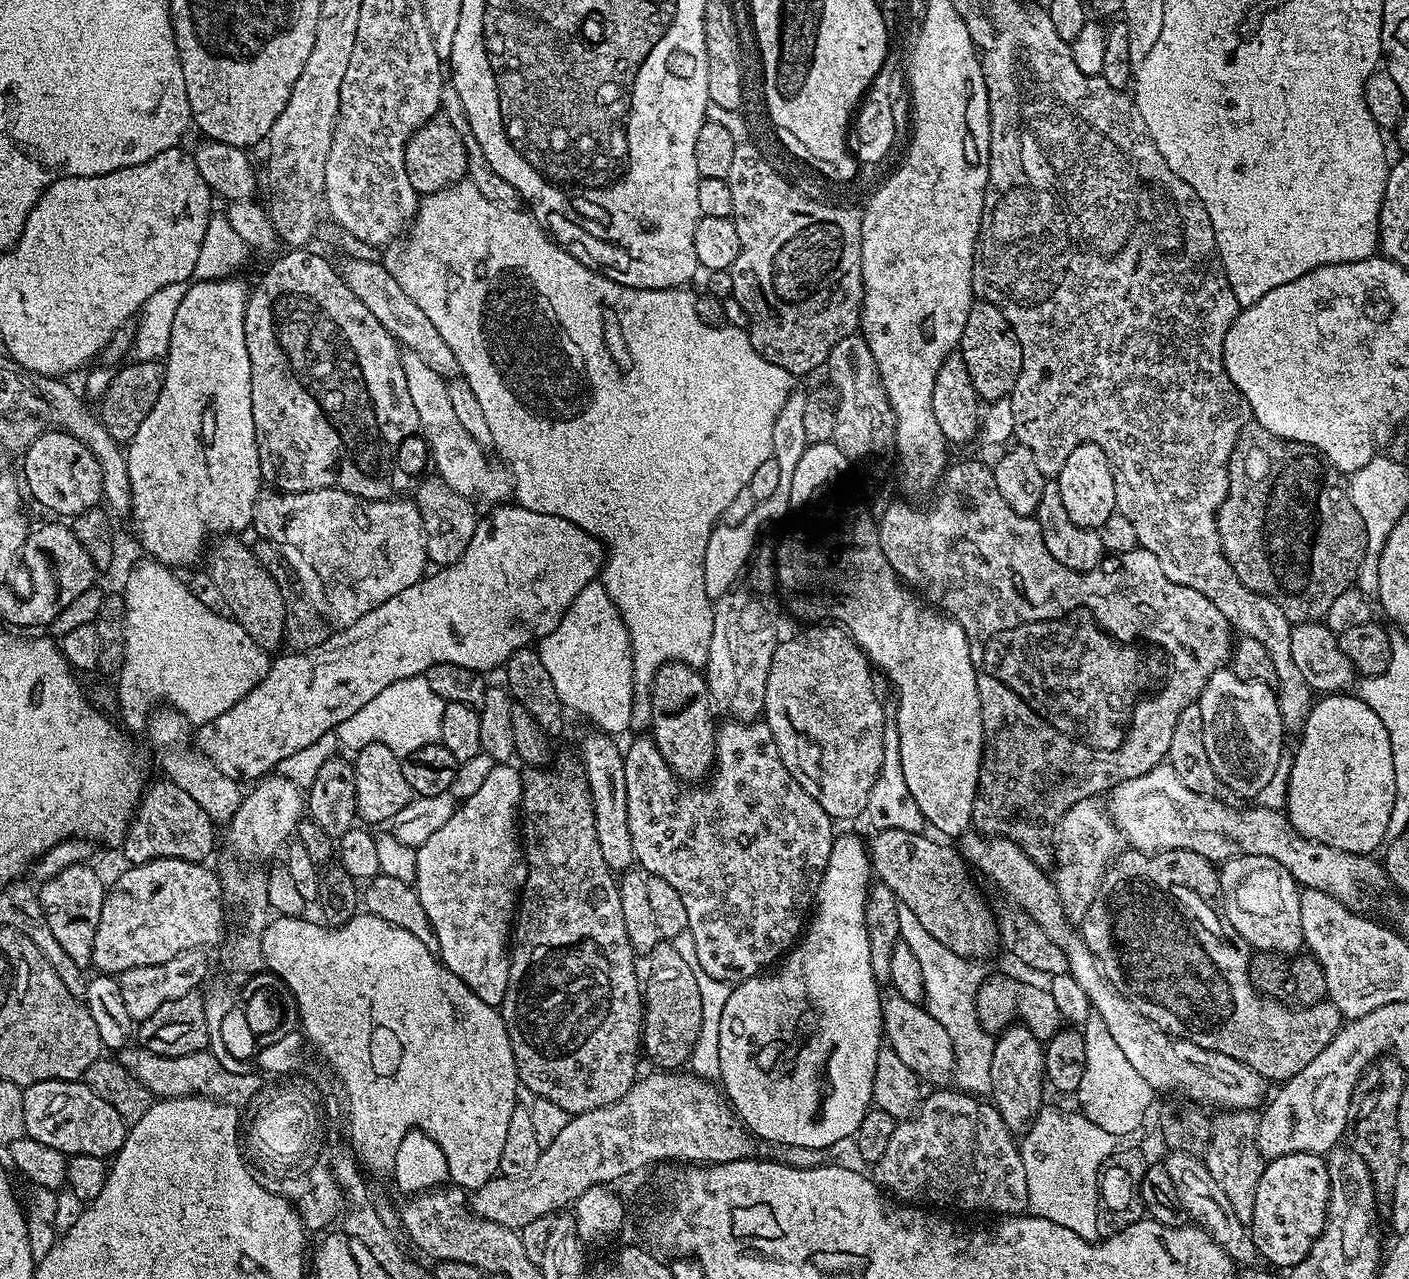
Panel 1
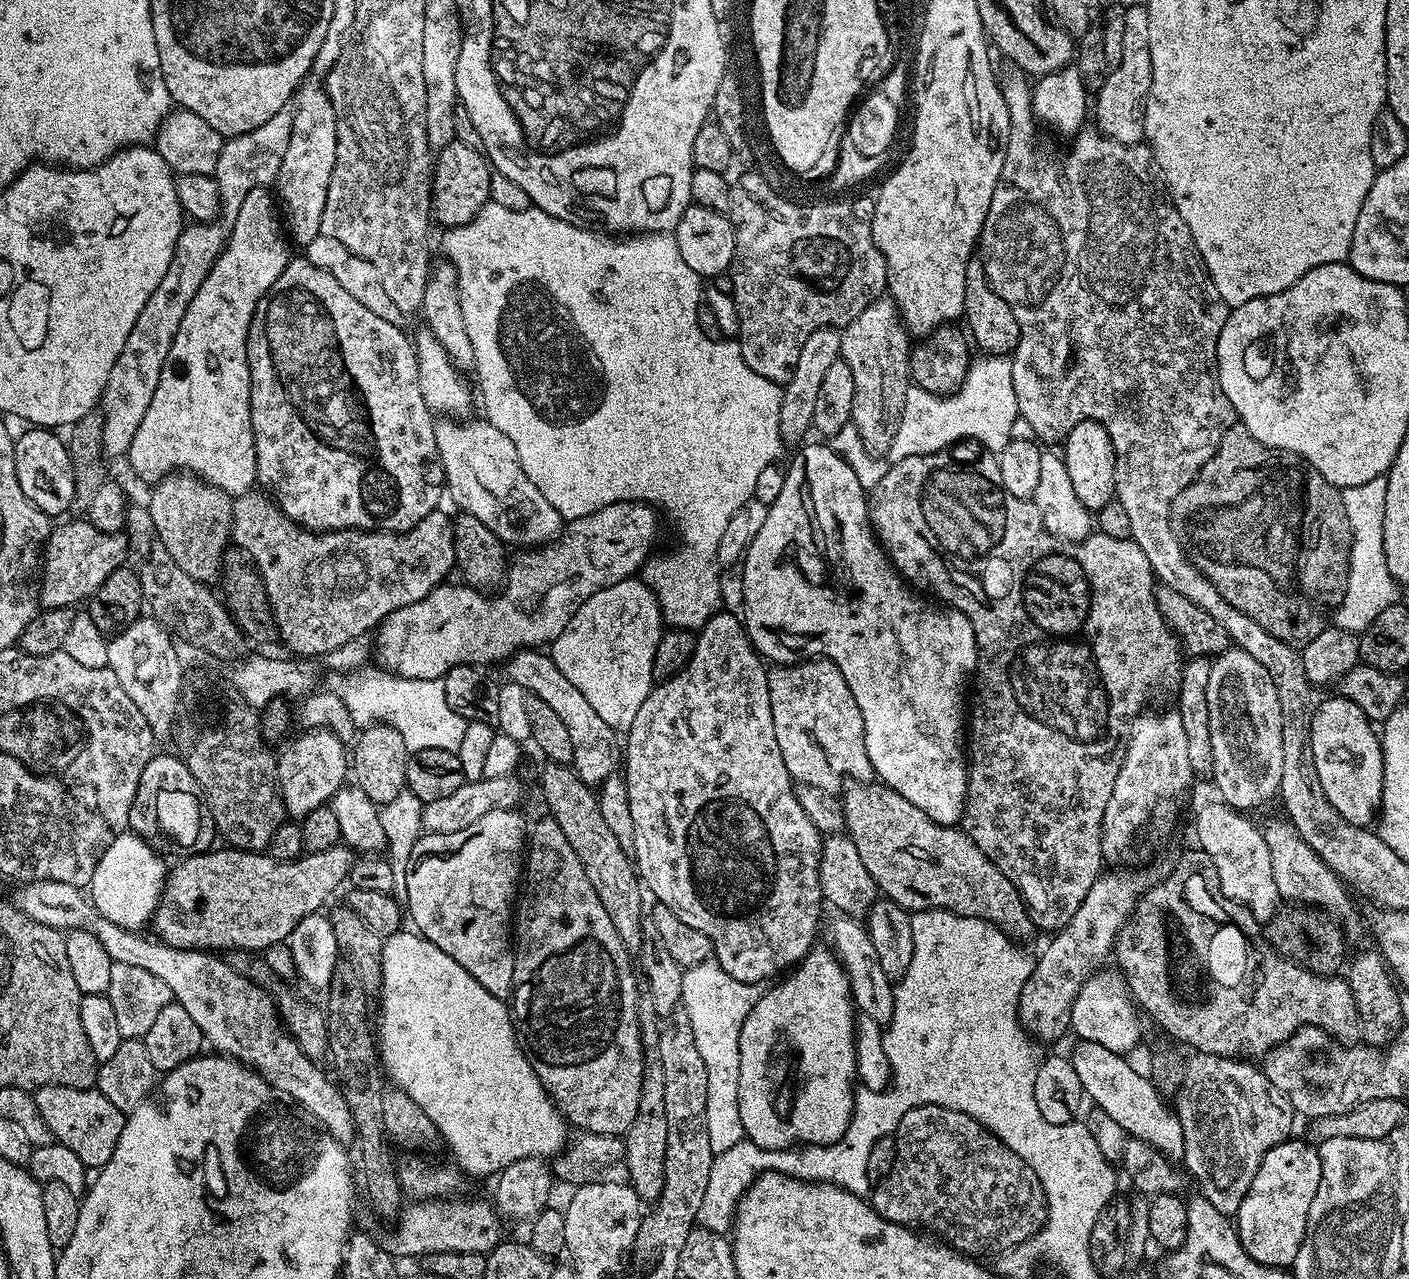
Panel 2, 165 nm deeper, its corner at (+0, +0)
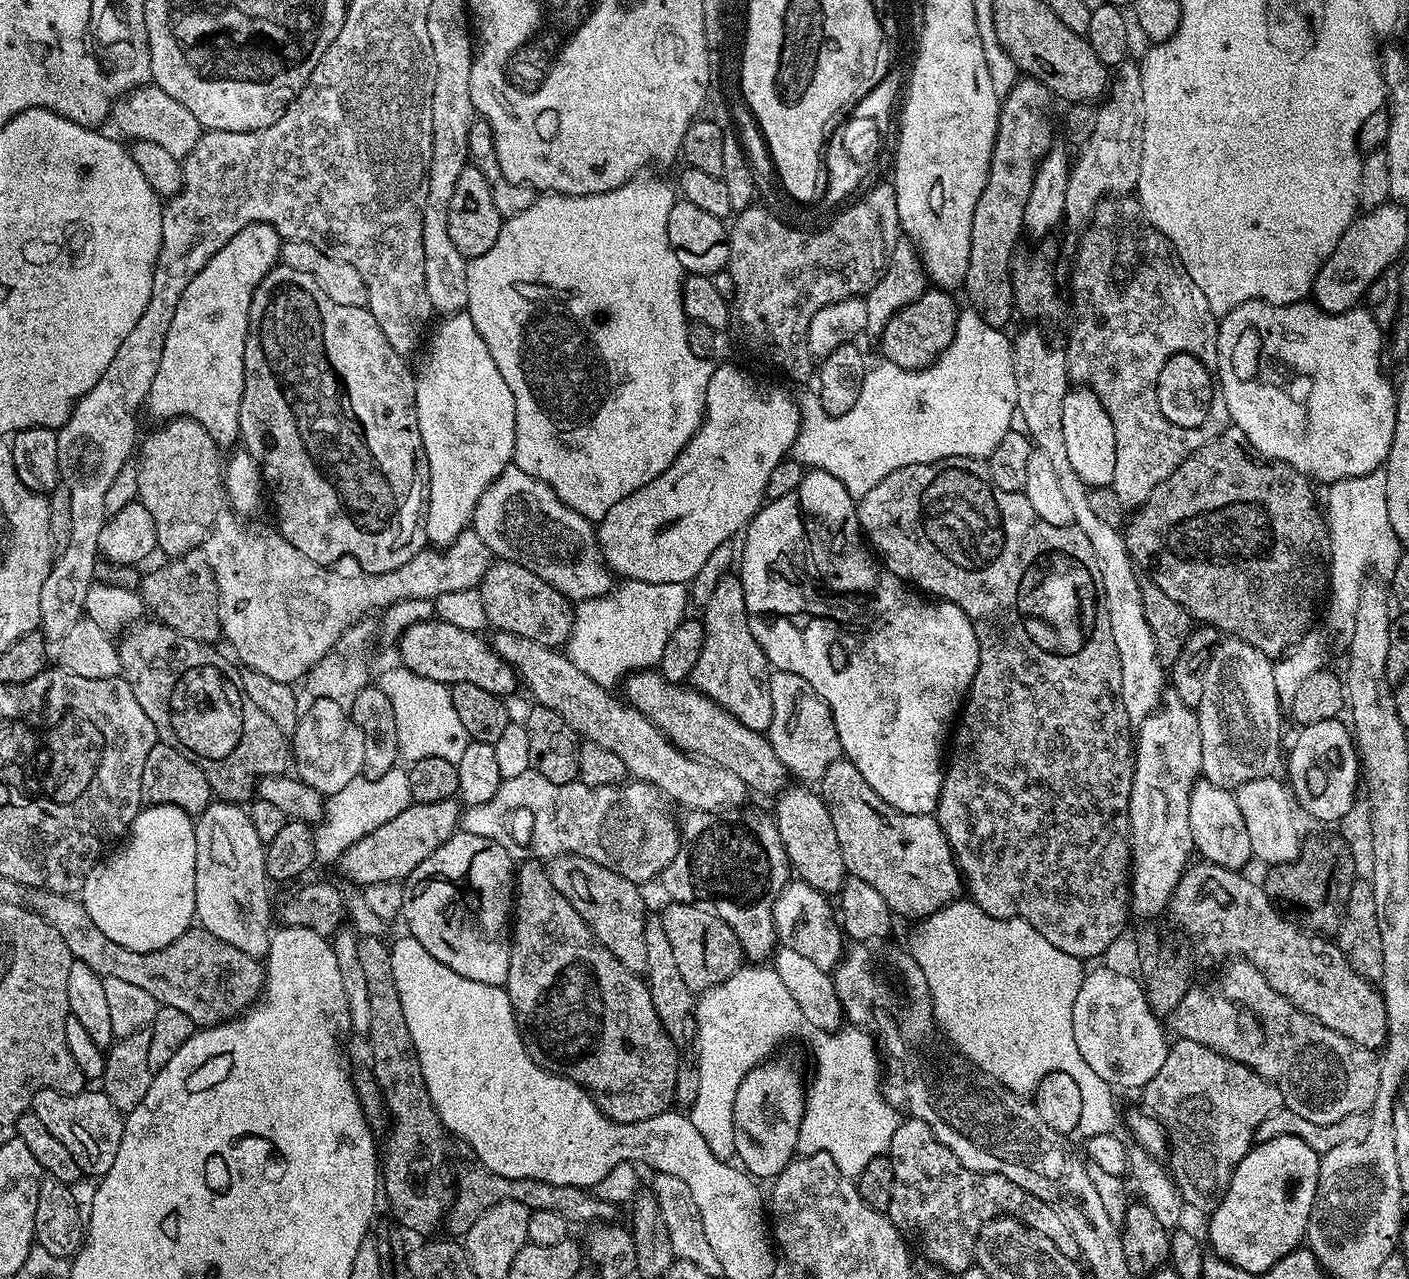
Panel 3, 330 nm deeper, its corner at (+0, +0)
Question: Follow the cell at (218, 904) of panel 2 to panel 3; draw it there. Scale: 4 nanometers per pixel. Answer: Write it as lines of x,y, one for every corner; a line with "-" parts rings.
453,798
442,802
410,803
396,817
370,831
358,839
341,854
338,867
345,881
363,886
370,882
405,881
414,870
414,866
426,862
438,846
442,846
460,828
462,804

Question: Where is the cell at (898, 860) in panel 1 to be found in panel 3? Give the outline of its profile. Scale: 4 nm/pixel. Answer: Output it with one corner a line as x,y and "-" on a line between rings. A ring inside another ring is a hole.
659,671
634,672
623,681
623,695
627,703
639,710
662,735
693,756
709,760
711,764
734,770
738,778
753,793
772,792
779,794
789,787
788,767
774,754
774,746
767,735
742,726
726,710
722,710
708,696
703,696
691,686
671,684
-
628,695
628,696
627,696

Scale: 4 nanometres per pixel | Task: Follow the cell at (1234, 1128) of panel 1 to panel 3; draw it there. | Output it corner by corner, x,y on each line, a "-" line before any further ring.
1177,1039
1169,1047
1162,1070
1158,1070
1149,1084
1144,1085
1142,1095
1143,1107
1160,1121
1168,1136
1166,1164
1183,1203
1203,1214
1211,1214
1219,1206
1238,1162
1242,1162
1244,1155
1254,1147
1258,1126
1262,1126
1262,1122
1266,1122
1266,1118
1277,1112
1284,1102
1275,1084
1262,1079
1246,1065
1234,1062
1198,1042
1182,1039

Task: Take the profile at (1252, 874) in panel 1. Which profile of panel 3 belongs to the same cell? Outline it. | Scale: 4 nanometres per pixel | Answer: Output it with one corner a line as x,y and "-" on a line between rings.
1201,779
1190,793
1190,834
1192,846
1209,864
1217,864
1229,870
1240,870
1247,860
1253,859
1250,850
1250,836
1246,834
1246,824
1242,822
1242,812
1238,810
1235,795
1227,788
1219,788
1209,780

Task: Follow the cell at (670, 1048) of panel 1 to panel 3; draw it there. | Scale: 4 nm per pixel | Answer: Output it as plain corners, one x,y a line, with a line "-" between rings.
567,854
553,856
547,869
550,882
554,882
554,890
558,890
558,894
562,894
571,902
574,910
578,910
578,914
582,914
582,918
590,926
592,933
603,942
606,950
610,950
610,954
614,954
614,958
618,958
618,962
625,964
632,972
647,973
648,962
646,960
646,938
644,937
646,913
644,913
644,896
640,893
641,889
637,884
632,880
622,878
622,874
614,874
614,870
581,856

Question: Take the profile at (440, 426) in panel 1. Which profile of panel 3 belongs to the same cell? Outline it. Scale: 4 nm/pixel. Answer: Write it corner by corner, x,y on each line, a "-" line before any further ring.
506,467
502,474
498,474
498,478
492,481
489,488
478,498
471,527
478,534
478,538
486,542
493,557
518,562
518,566
526,566
526,570
550,582
550,586
554,586
554,590
558,590
569,601
593,600
604,596
614,587
614,573
600,552
593,521
570,510
570,506
566,506
566,502
562,502
562,498
558,498
558,494
554,494
554,490
546,486
546,482
526,474
521,468

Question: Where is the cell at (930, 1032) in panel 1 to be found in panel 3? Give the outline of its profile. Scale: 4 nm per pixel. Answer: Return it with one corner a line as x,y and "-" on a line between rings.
789,879
788,885
774,902
774,926
781,945
791,945
798,954
810,958
814,966
832,970
840,963
846,951
846,936
828,900
825,893
814,890
805,880

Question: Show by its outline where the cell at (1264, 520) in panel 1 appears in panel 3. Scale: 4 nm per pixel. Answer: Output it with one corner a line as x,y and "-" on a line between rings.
1234,426
1223,428
1213,440
1206,442
1194,454
1190,454
1177,466
1174,474
1166,478
1154,490
1146,502
1140,505
1127,517
1122,528
1122,535
1126,542
1126,550
1132,557
1132,563
1137,569
1148,571
1147,575
1178,606
1182,606
1192,617
1193,621
1203,622
1209,628
1215,628
1217,632
1228,638
1244,640
1254,650
1266,654
1270,658
1280,658
1291,651
1296,644
1300,643
1305,635
1310,632
1308,623
1316,616
1316,607
1320,599
1325,599
1326,589
1330,584
1330,577
1326,571
1326,524
1323,519
1316,517
1316,496
1312,493
1313,481
1302,475
1296,468
1283,464
1281,460
1269,460
1261,456
1254,446

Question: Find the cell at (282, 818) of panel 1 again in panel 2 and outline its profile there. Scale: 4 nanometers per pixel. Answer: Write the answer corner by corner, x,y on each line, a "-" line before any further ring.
317,727
313,732
304,732
297,740
290,741
288,749
279,753
276,762
280,797
284,799
285,813
292,818
303,818
314,810
325,807
332,795
339,788
345,787
350,772
350,752
346,744
327,727

